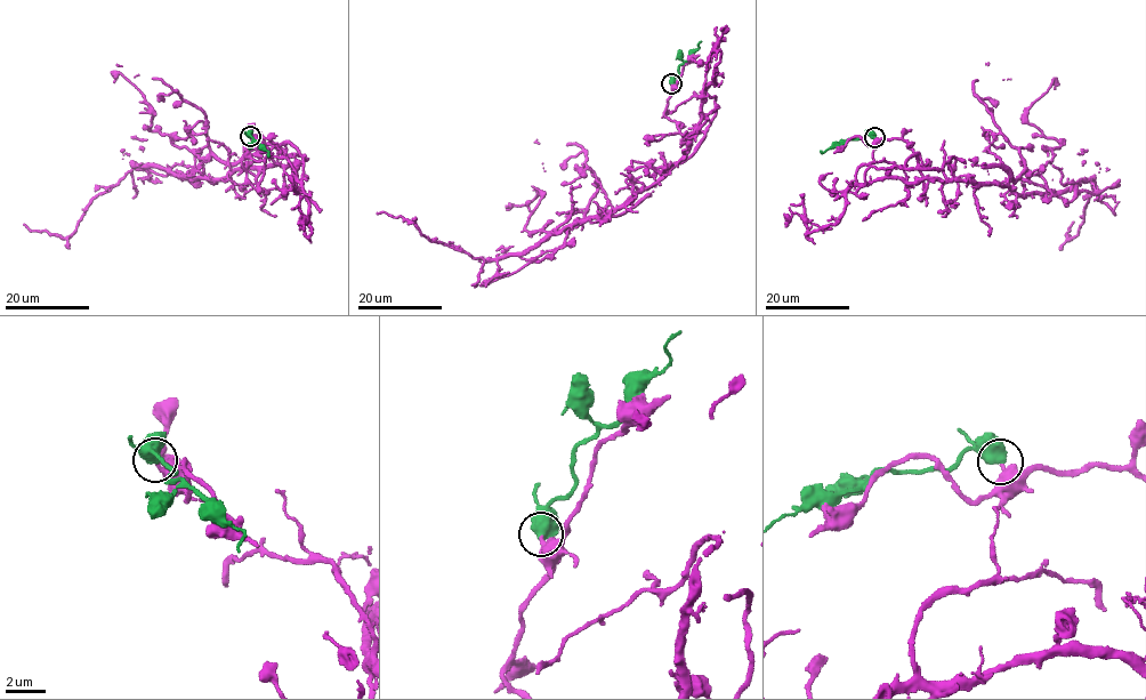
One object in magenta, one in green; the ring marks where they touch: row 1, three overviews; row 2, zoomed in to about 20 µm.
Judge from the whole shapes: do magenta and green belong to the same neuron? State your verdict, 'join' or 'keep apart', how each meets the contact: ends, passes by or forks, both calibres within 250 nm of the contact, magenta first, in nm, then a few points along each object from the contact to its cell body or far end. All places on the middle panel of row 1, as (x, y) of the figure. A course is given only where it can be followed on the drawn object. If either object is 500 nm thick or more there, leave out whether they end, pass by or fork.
keep apart; 320 nm thick on the magenta side, 800 nm on the other; magenta runs (672, 83), (664, 115), (680, 133), (710, 123), (678, 162), (522, 252), (486, 262), (377, 212); green runs (671, 83), (678, 74), (678, 67), (701, 41)

